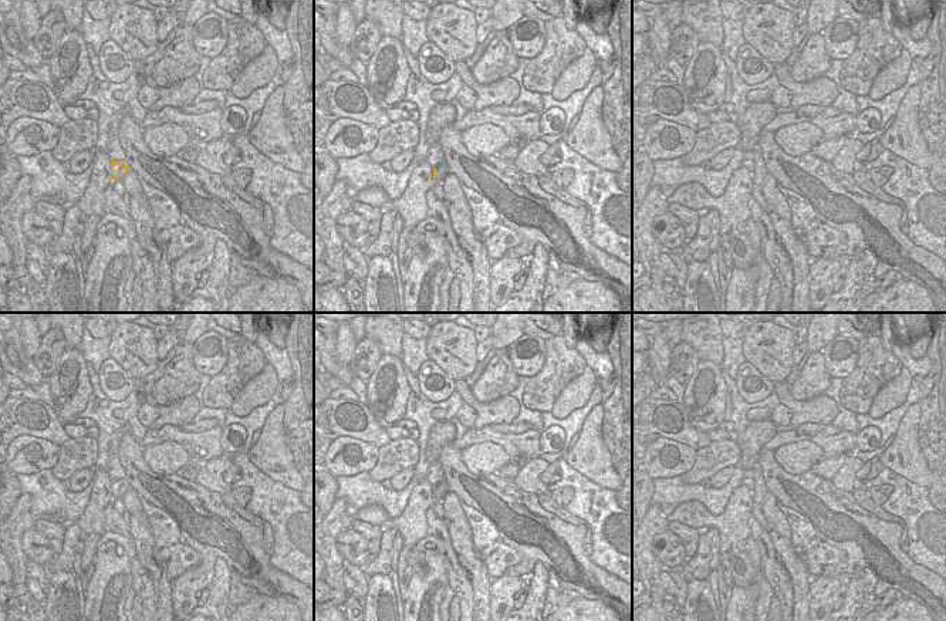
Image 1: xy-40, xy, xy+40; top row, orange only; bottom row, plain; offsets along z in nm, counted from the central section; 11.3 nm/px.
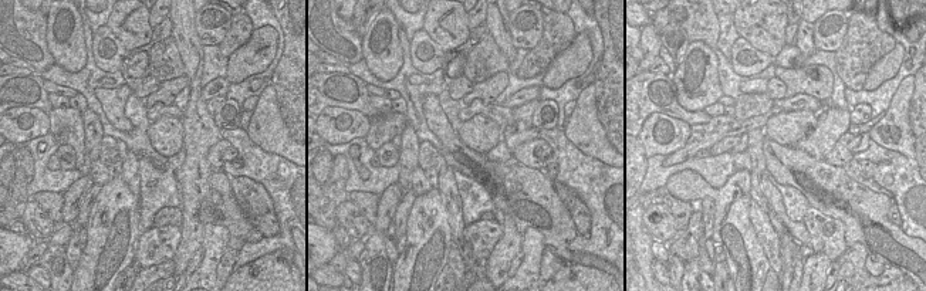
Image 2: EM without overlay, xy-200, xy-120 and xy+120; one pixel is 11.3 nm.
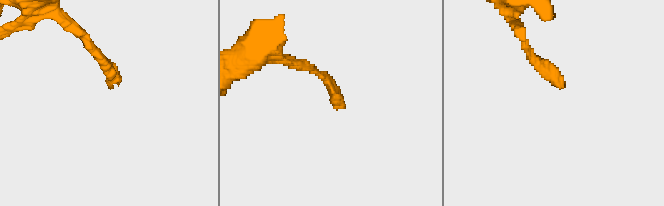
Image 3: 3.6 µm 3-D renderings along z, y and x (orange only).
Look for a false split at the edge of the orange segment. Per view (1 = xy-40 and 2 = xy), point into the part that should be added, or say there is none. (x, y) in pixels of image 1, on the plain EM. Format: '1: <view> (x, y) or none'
1: none
2: none

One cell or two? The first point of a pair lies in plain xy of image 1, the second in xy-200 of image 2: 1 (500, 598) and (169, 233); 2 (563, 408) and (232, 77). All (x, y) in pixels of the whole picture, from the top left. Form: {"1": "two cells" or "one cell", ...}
{"1": "two cells", "2": "one cell"}

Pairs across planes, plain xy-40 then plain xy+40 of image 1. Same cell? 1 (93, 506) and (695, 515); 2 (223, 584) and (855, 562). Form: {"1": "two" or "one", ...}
{"1": "one", "2": "two"}

